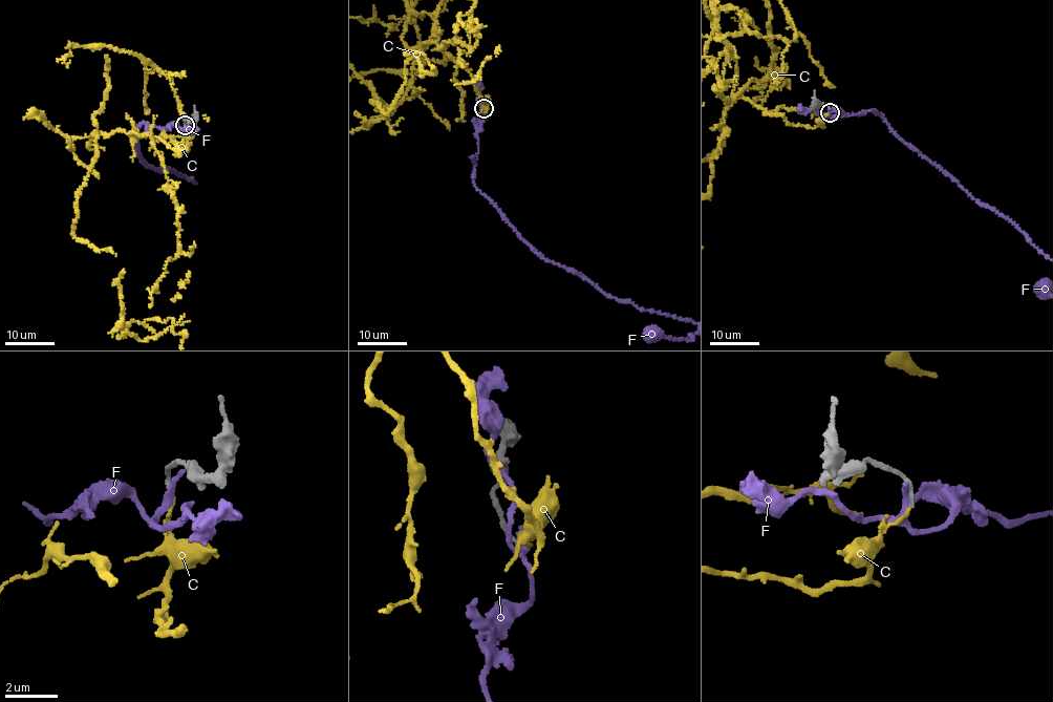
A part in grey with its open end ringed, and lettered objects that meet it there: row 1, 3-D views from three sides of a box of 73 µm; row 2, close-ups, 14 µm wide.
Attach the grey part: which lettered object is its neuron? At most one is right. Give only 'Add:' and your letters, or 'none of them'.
Add: none of them

